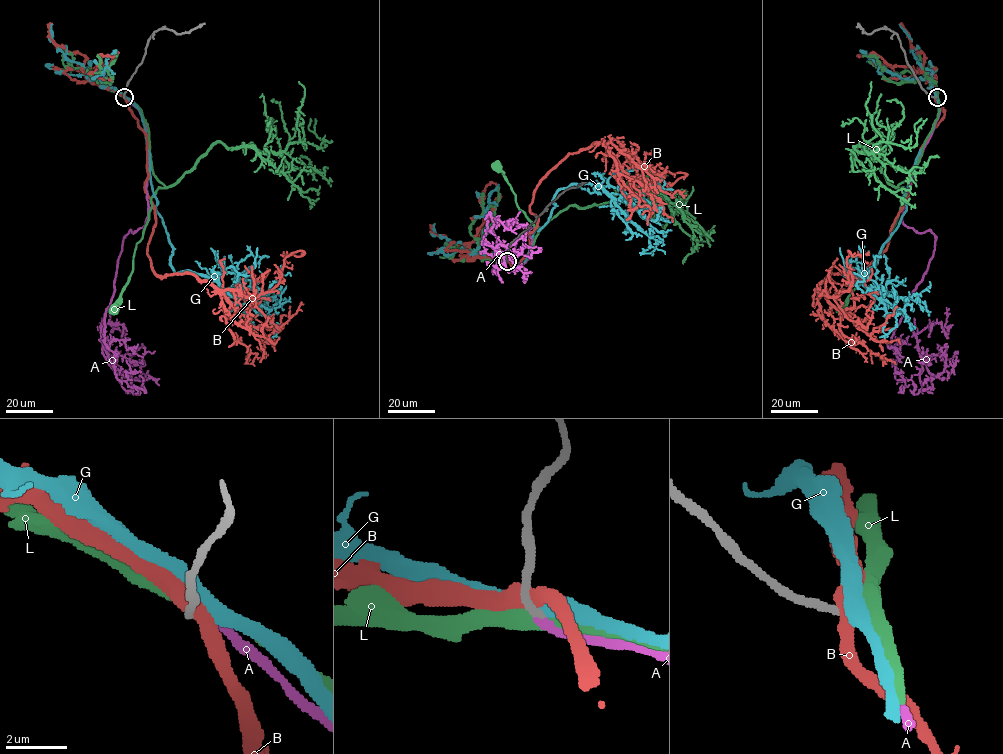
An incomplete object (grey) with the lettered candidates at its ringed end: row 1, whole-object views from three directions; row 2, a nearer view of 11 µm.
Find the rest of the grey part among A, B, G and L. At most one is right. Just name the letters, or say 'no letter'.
A

